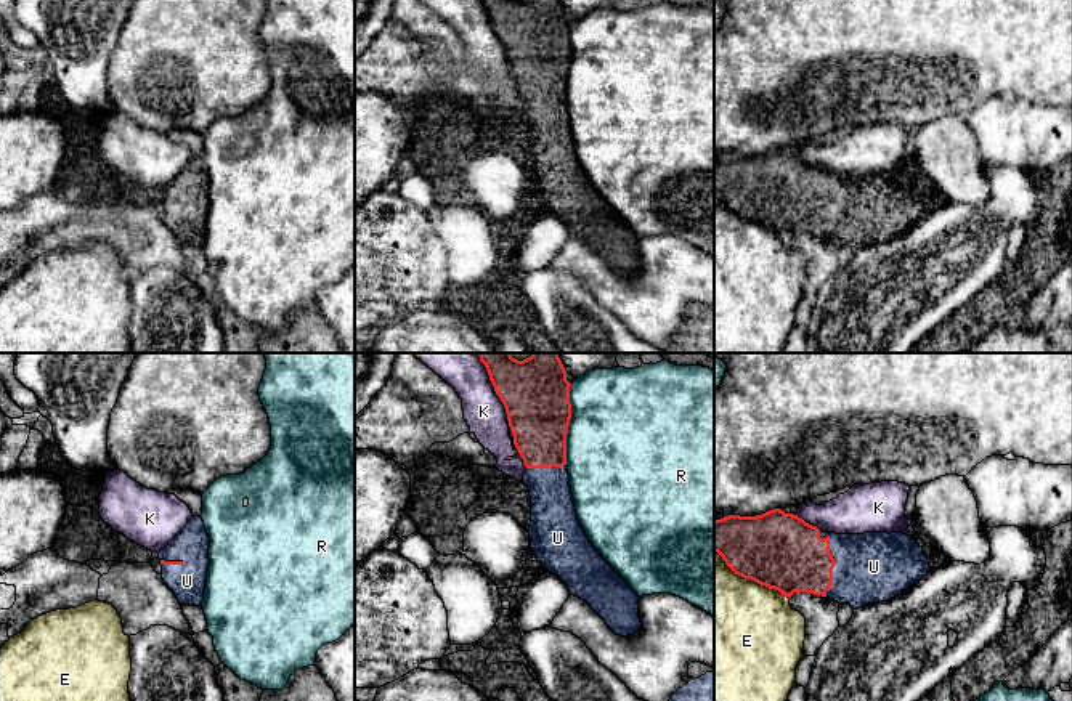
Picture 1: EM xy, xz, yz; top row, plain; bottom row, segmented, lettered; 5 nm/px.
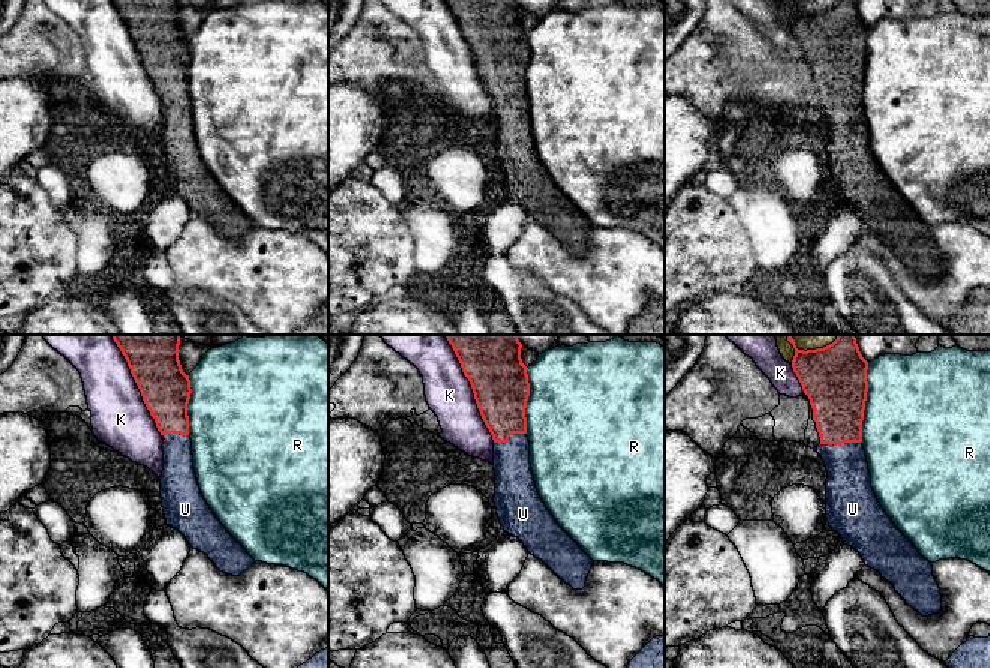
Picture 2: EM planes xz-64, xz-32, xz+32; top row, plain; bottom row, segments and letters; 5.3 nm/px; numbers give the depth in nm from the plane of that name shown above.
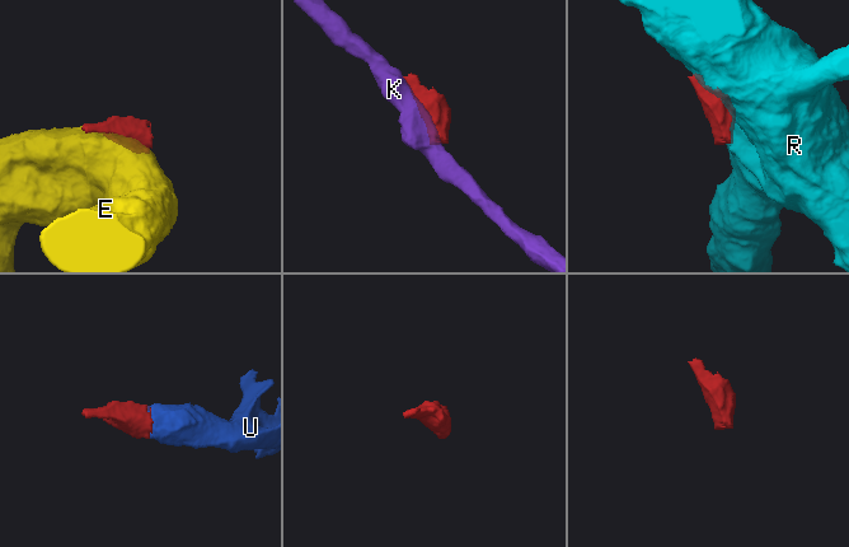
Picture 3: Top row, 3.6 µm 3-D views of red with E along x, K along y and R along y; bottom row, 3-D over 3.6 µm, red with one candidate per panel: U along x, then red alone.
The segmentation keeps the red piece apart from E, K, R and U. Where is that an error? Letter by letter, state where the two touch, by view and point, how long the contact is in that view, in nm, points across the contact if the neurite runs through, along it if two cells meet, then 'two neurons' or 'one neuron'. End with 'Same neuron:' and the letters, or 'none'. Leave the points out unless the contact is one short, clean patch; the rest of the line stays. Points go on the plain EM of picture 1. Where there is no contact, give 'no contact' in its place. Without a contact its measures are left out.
E: contact yz (751, 220); length 440 nm; two neurons
K: contact xz (496, 34); length 360 nm; two neurons
R: contact xz (568, 64); length 400 nm; two neurons
U: contact yz (833, 201); length 340 nm; way yz (787, 194), (833, 201), (840, 207), (873, 207); one neuron
Same neuron: U

